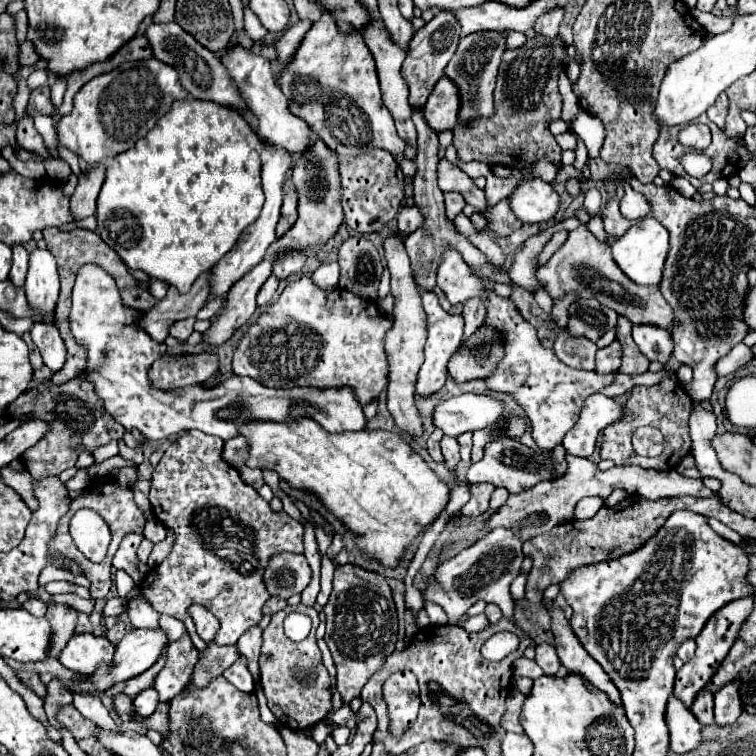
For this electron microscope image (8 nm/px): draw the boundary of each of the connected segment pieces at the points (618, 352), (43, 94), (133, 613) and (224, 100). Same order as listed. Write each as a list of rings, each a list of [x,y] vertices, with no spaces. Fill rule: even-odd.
[[[614,340],[610,346],[602,348],[596,352],[596,370],[598,372],[614,372],[620,368],[620,360],[622,358],[622,344],[620,340]]]
[[[48,86],[32,90],[30,100],[28,100],[28,108],[26,108],[26,116],[32,118],[32,114],[46,114],[46,116],[54,114],[54,104],[50,100],[50,88]]]
[[[134,588],[130,596],[126,596],[128,600],[128,612],[130,612],[130,620],[134,628],[150,628],[150,630],[160,630],[160,614],[148,606],[148,602],[144,598],[140,598],[140,590]]]
[[[170,22],[170,24],[150,24],[144,36],[148,38],[154,50],[154,58],[168,66],[174,66],[174,70],[180,76],[180,84],[188,90],[190,96],[198,100],[212,100],[224,106],[236,106],[238,110],[244,112],[242,98],[238,90],[234,90],[234,84],[230,82],[230,76],[226,74],[220,60],[214,56],[214,52],[206,50],[200,42],[196,42],[192,34],[186,34],[176,22]]]

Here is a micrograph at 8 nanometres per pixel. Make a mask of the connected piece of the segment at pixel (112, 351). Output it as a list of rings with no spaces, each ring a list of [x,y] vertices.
[[[86,264],[78,270],[68,316],[70,334],[78,346],[86,348],[88,354],[86,370],[82,370],[84,378],[94,384],[94,390],[102,398],[106,412],[126,430],[136,428],[152,442],[194,428],[222,440],[230,440],[238,436],[238,426],[244,426],[244,422],[292,422],[292,418],[298,414],[314,418],[328,432],[362,430],[366,426],[362,404],[348,386],[322,390],[278,390],[260,386],[260,382],[254,378],[230,376],[208,390],[202,390],[199,385],[186,386],[185,390],[158,390],[150,384],[148,370],[152,366],[152,354],[162,354],[166,344],[154,342],[154,338],[150,338],[150,334],[140,328],[142,318],[144,314],[140,310],[126,308],[122,304],[116,282],[108,272],[96,264]]]

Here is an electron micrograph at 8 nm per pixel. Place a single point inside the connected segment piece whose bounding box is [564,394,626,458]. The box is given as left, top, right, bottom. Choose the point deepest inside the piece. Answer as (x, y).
(599, 411)

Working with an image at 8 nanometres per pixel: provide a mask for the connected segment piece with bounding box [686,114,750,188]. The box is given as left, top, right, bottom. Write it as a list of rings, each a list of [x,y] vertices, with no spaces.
[[[702,114],[700,118],[698,118],[698,122],[704,122],[704,124],[708,124],[710,126],[710,130],[712,130],[712,144],[708,146],[708,156],[712,158],[712,160],[716,160],[716,166],[712,166],[712,170],[704,176],[704,178],[692,178],[692,176],[688,176],[686,174],[686,178],[696,186],[696,188],[700,188],[702,184],[712,184],[716,178],[726,178],[726,176],[730,176],[730,174],[736,174],[738,170],[740,170],[740,162],[742,162],[742,166],[748,162],[748,158],[750,158],[750,154],[746,152],[746,148],[744,148],[744,144],[734,144],[732,140],[728,140],[724,134],[722,134],[722,130],[714,124],[714,122],[710,122],[710,118],[706,116],[706,114]]]

